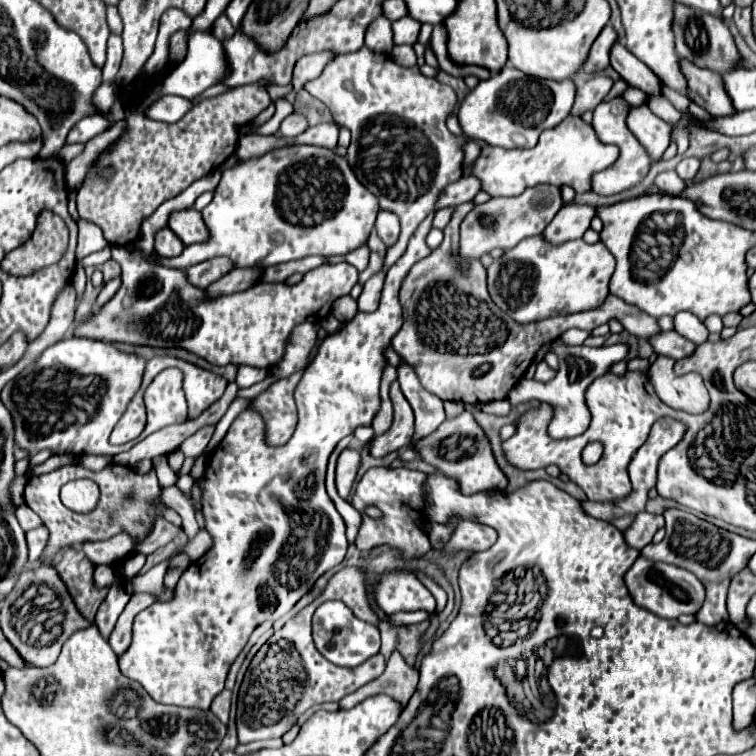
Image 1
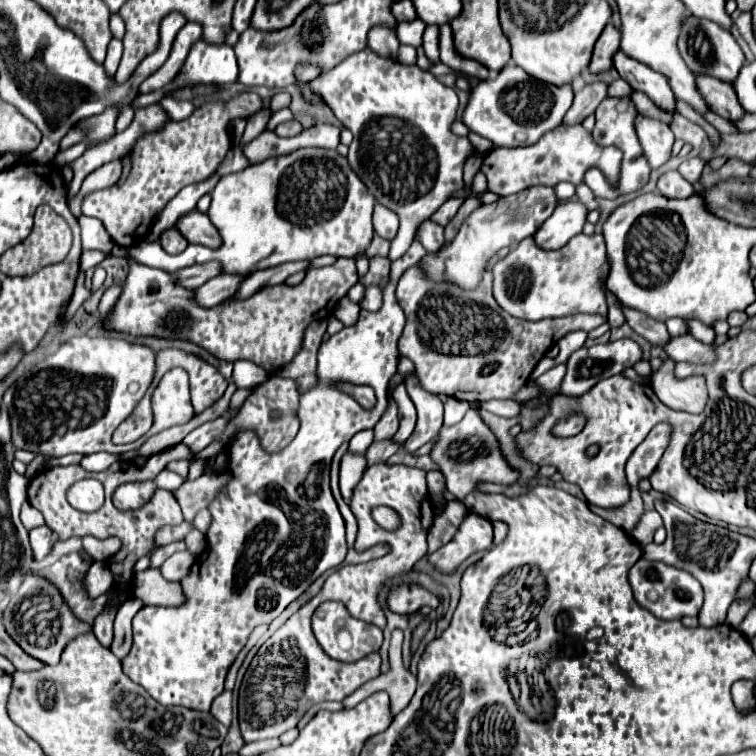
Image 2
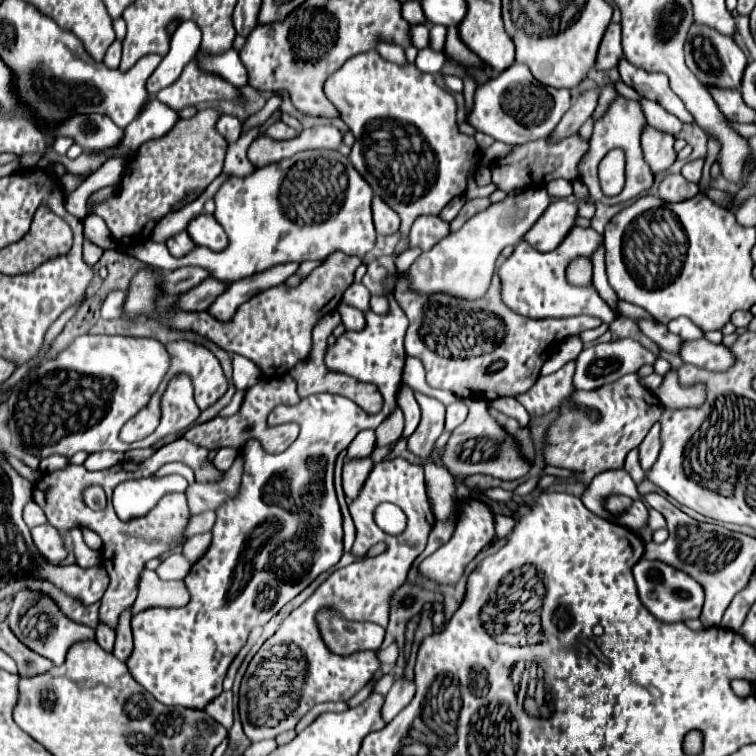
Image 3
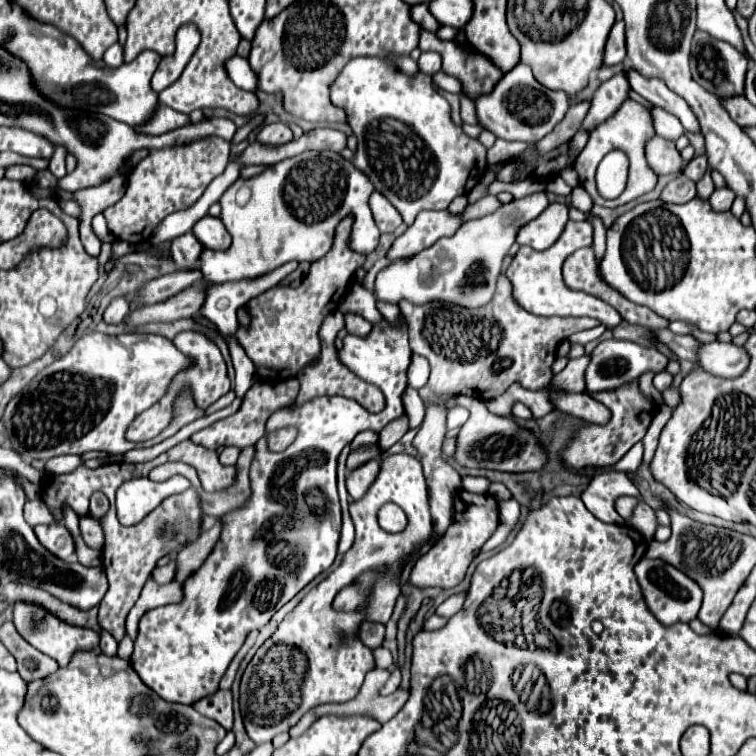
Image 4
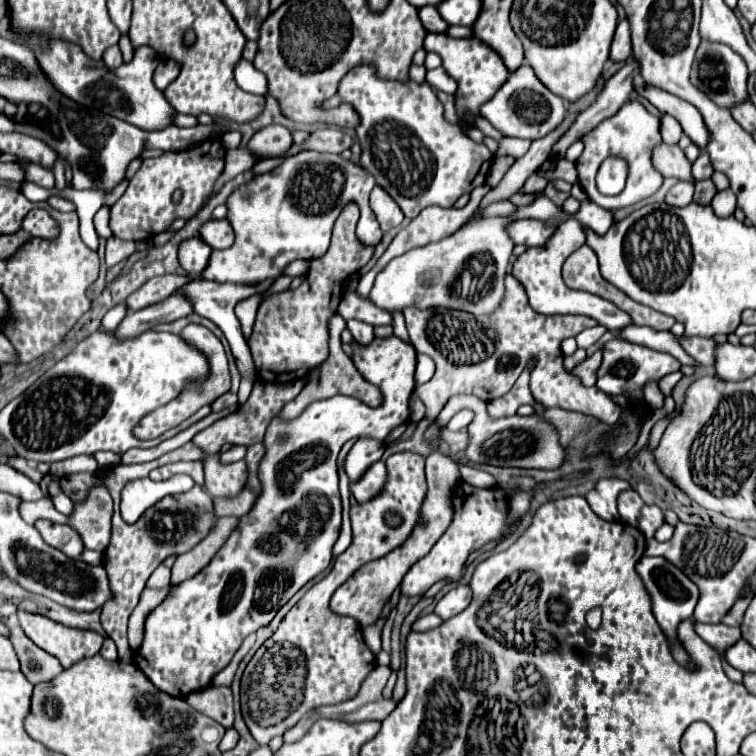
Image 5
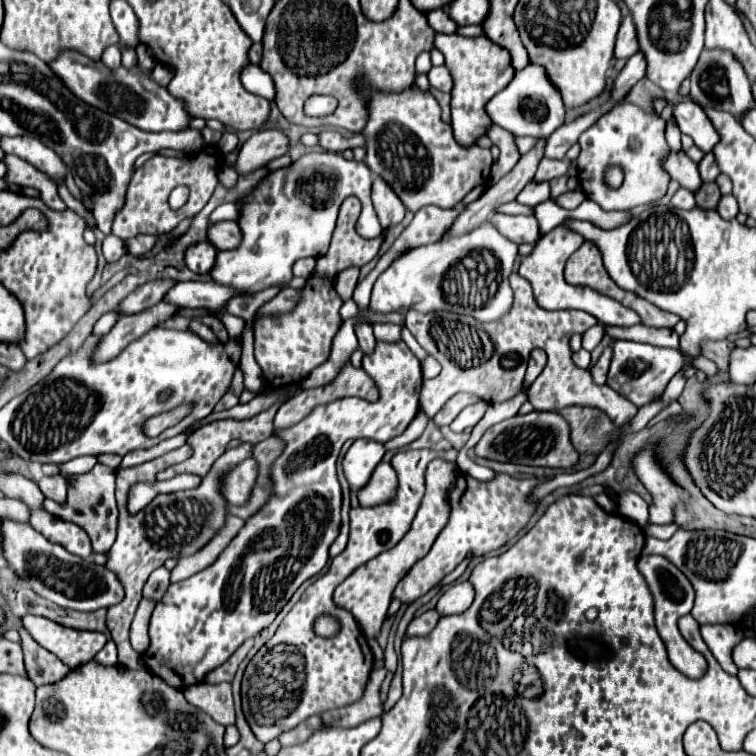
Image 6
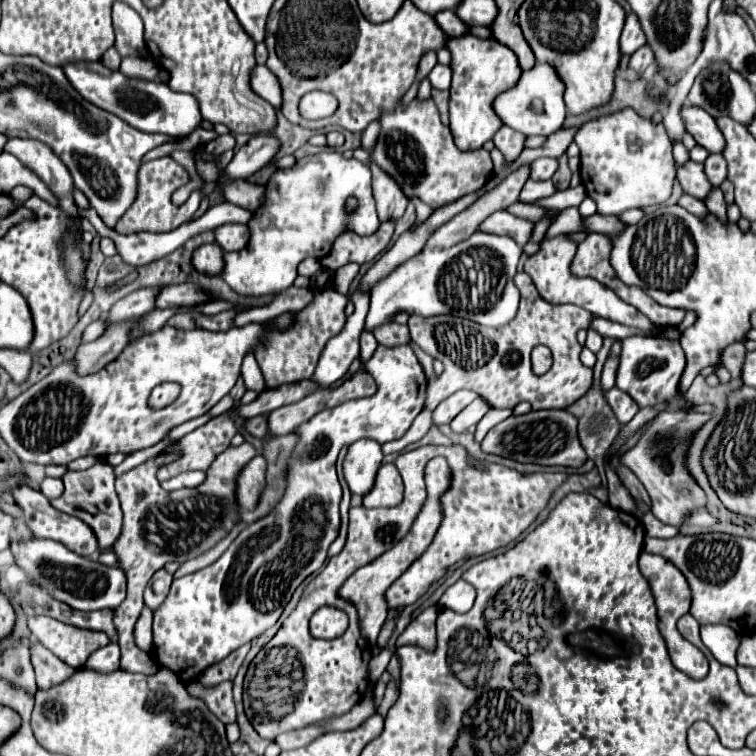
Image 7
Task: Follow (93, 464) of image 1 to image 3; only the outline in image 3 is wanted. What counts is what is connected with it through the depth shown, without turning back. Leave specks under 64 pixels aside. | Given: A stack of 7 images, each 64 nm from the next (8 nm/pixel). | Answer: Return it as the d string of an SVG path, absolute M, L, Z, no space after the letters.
M94 452L86 458L84 462L84 468L88 470L104 470L108 466L114 466L118 462L124 460L124 454L118 454L118 452Z

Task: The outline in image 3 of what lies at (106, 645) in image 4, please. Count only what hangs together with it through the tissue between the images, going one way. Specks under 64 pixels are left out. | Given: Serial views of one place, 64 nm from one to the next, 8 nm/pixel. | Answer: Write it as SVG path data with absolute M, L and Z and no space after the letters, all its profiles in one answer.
M100 622L100 624L96 626L96 642L98 642L106 652L112 652L112 648L114 648L114 630L112 630L108 624Z

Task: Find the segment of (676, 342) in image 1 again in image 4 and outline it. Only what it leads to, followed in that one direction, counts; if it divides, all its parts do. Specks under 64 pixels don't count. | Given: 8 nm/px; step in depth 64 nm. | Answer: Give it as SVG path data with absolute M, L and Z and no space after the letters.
M704 342L704 348L700 348L698 366L706 372L712 372L714 376L734 378L748 366L748 354L744 348L734 344Z

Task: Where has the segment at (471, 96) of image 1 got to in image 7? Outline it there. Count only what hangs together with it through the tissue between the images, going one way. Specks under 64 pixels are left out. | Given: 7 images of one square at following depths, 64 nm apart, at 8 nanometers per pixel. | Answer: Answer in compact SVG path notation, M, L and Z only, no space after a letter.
M536 64L530 70L524 70L520 80L514 84L510 92L502 92L492 102L492 108L496 116L500 116L504 126L510 126L512 130L524 134L524 136L550 136L552 132L560 130L566 118L566 106L564 106L564 84L558 78L556 70L548 64Z

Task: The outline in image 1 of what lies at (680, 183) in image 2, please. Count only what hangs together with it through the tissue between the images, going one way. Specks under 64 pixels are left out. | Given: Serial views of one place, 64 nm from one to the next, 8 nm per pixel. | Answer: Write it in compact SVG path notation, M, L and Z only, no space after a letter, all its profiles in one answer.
M668 170L668 172L658 174L658 176L656 176L656 180L654 180L654 184L656 184L658 188L662 188L662 190L670 192L670 194L682 192L682 190L684 190L684 186L686 186L684 182L680 182L680 180L678 180L678 174L676 174L674 170Z

